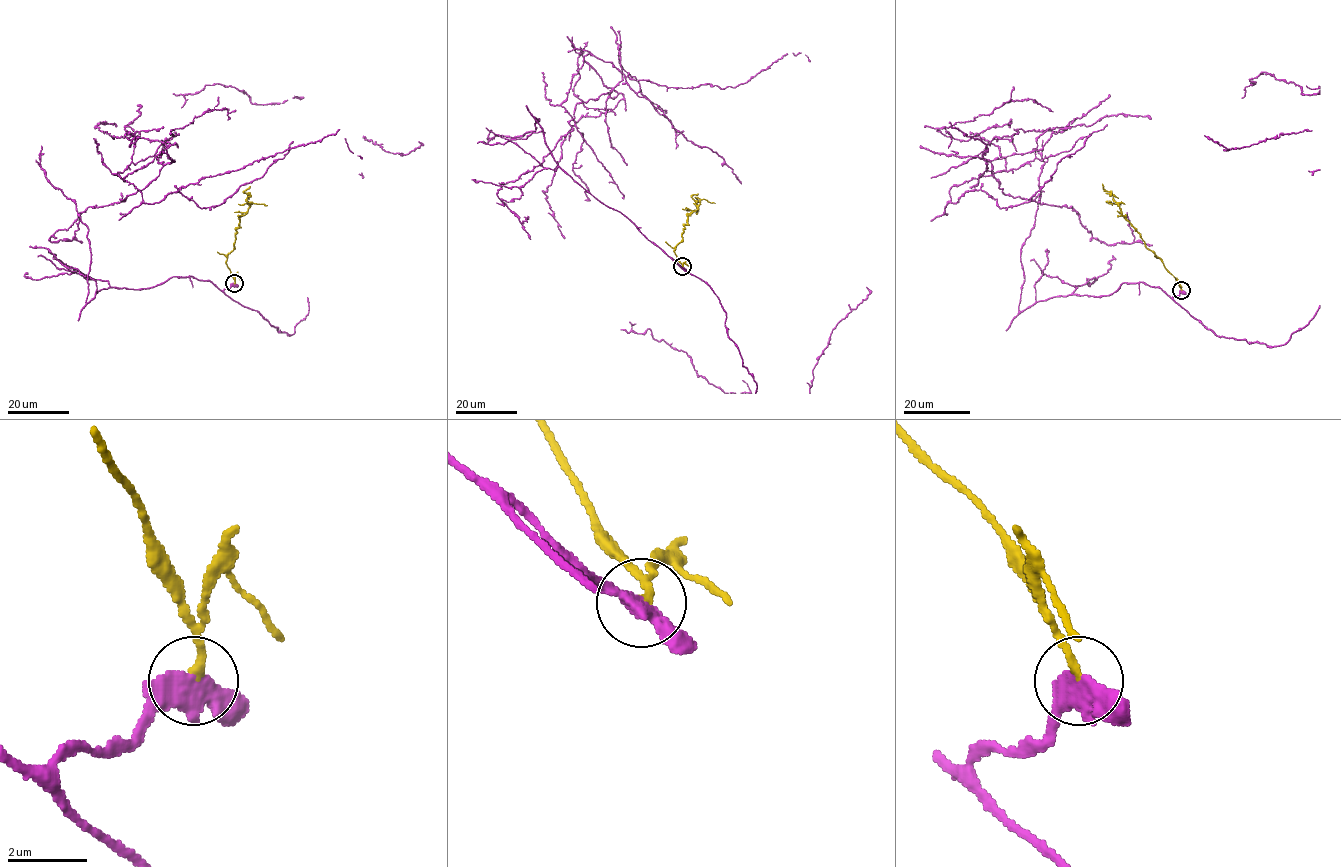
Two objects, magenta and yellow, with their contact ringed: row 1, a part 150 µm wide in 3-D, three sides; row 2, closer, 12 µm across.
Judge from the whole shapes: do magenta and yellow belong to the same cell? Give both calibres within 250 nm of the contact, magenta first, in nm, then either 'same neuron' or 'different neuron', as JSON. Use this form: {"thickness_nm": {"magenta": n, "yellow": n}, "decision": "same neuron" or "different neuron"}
{"thickness_nm": {"magenta": 440, "yellow": 190}, "decision": "different neuron"}

